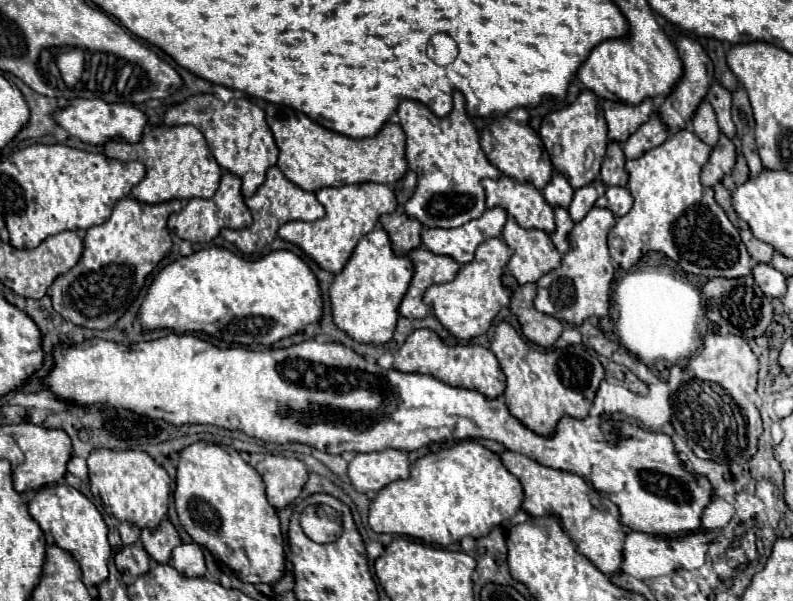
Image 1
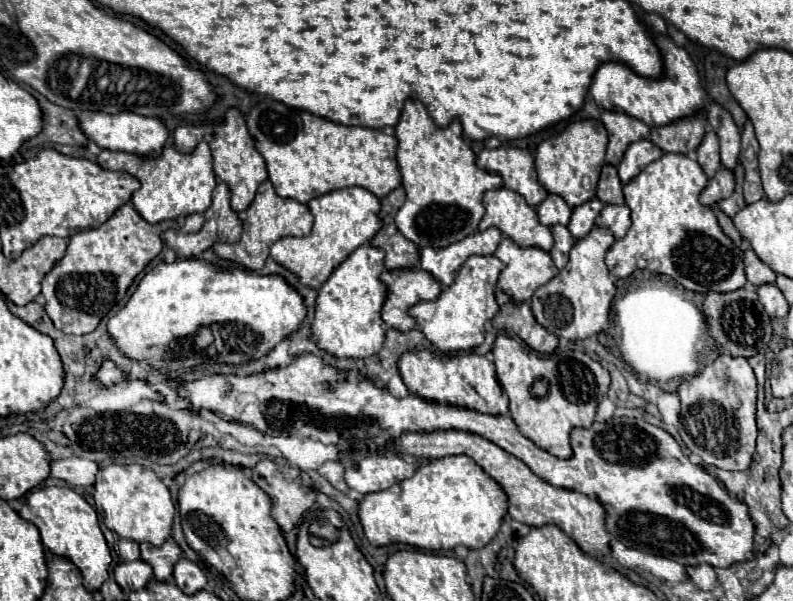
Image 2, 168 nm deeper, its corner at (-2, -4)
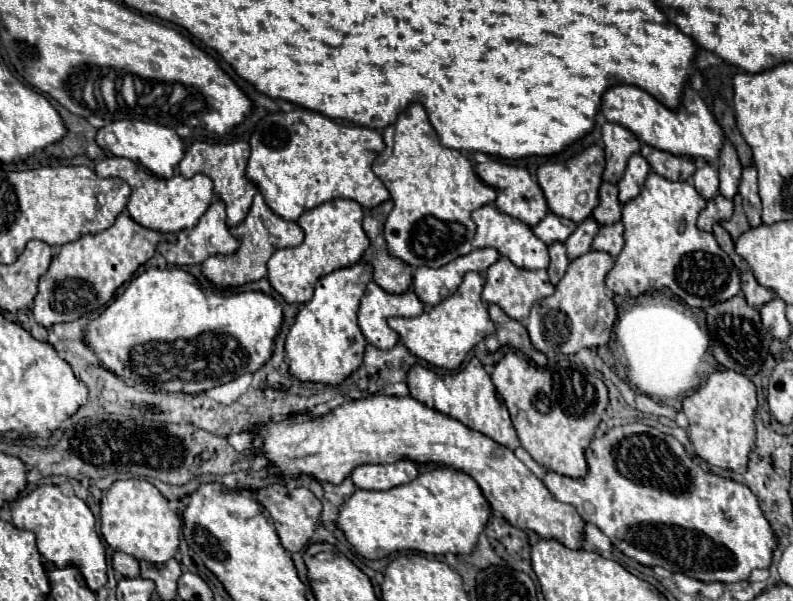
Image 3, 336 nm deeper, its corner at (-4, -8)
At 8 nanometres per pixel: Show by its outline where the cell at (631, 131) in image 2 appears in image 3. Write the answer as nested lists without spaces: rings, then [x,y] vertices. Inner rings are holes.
[[[611,122],[603,124],[601,134],[603,134],[603,150],[607,158],[603,180],[617,184],[625,172],[627,160],[639,152],[641,144],[635,138],[635,134],[631,134],[627,128]]]

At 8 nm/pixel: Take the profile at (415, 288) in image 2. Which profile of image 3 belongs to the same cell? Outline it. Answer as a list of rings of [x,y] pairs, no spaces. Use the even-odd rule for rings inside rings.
[[[369,282],[361,298],[357,312],[359,328],[367,344],[379,350],[391,350],[399,336],[387,326],[389,316],[419,316],[423,312],[423,302],[415,296],[413,290],[405,294],[389,294],[379,288],[375,282]]]

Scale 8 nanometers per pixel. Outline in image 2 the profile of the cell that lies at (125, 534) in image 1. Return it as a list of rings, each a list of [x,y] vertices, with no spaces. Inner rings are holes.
[[[121,538],[117,548],[119,548],[119,554],[121,554],[121,560],[137,560],[139,558],[139,544],[135,540]]]

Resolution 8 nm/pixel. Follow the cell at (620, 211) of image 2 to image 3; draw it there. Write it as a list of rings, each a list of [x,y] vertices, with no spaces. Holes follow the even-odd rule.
[[[617,222],[617,224],[601,226],[599,234],[593,240],[593,250],[607,252],[613,258],[617,258],[619,252],[621,252],[621,248],[623,248],[623,224]]]

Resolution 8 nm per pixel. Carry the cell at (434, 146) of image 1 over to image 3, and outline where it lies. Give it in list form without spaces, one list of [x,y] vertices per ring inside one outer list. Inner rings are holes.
[[[411,104],[395,124],[383,130],[383,152],[373,162],[375,176],[391,194],[393,210],[387,216],[383,236],[387,252],[411,268],[441,268],[473,250],[475,224],[471,212],[493,204],[497,194],[475,174],[471,162],[457,150],[445,148],[433,130],[425,108]]]

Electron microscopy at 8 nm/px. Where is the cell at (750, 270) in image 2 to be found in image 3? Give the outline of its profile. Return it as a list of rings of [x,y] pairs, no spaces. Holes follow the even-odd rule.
[[[751,272],[741,274],[741,292],[743,292],[747,304],[751,304],[753,308],[761,308],[763,304],[767,304],[767,302],[771,302],[775,298],[771,290],[757,284],[757,280],[755,280],[755,276]]]

